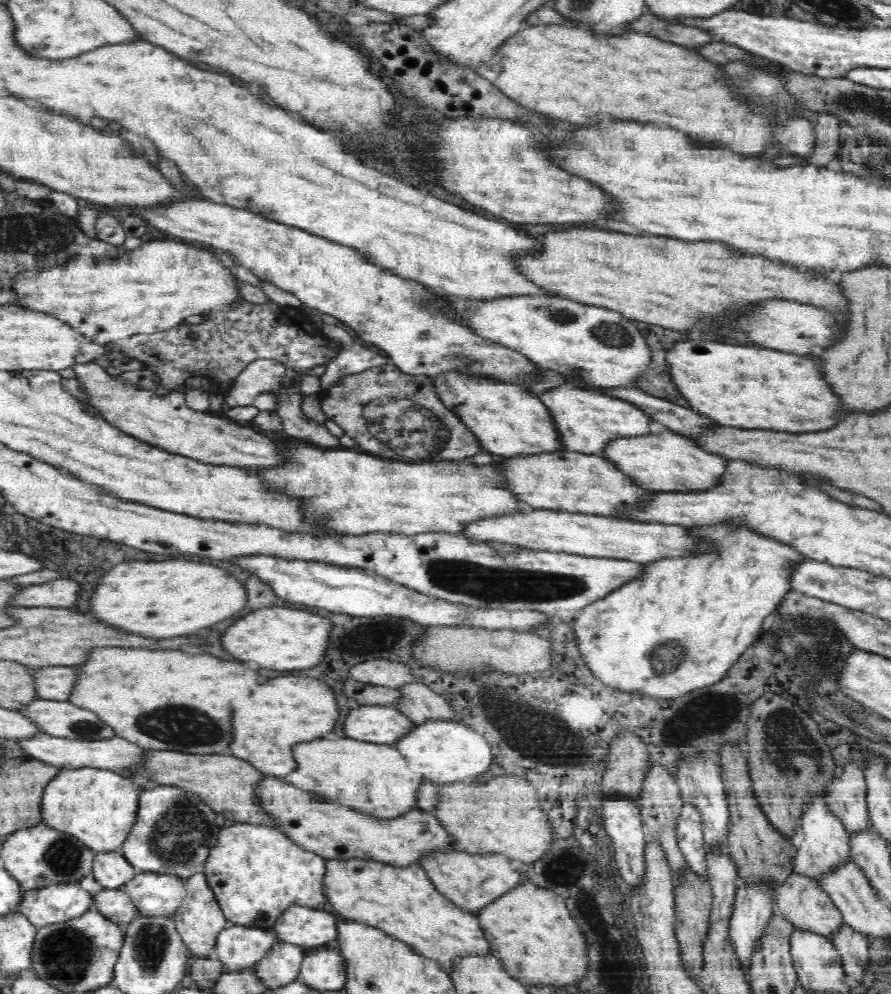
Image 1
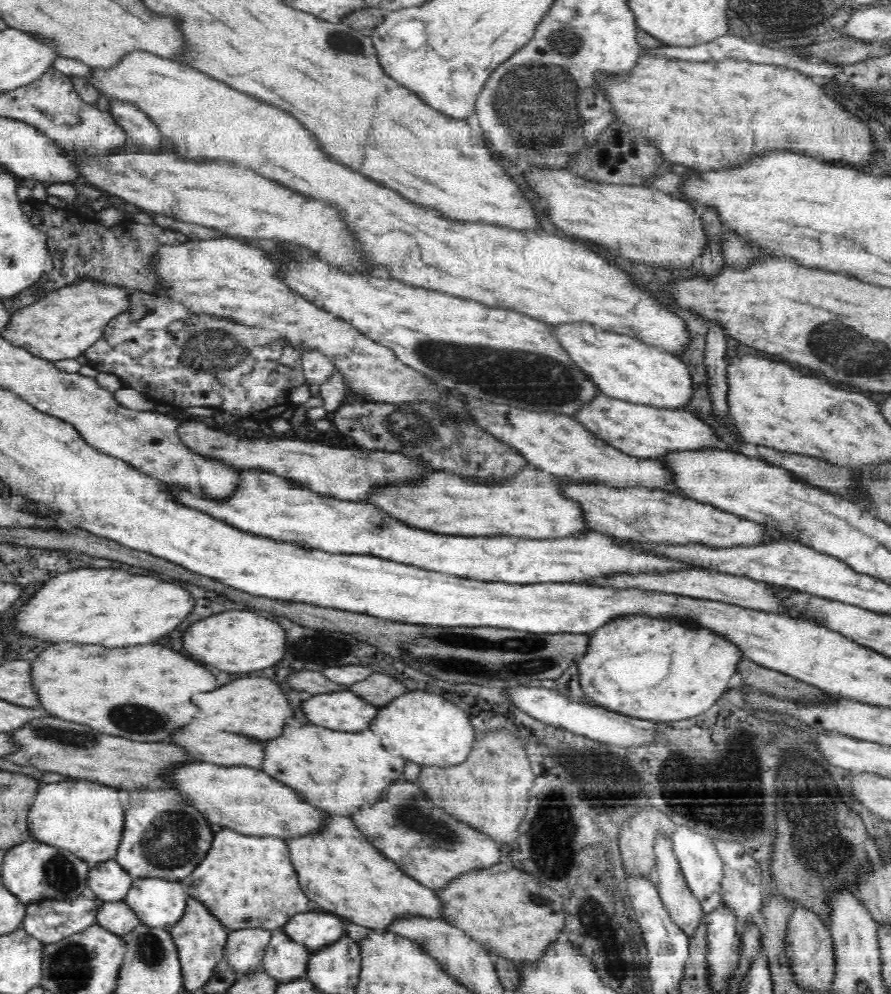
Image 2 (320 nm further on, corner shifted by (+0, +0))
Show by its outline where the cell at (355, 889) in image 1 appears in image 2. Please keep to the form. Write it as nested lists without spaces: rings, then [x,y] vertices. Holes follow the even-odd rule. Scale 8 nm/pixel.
[[[335,816],[332,825],[325,832],[318,833],[317,836],[286,841],[289,843],[290,855],[304,894],[312,902],[316,902],[322,910],[344,919],[345,923],[355,923],[374,931],[384,932],[390,931],[397,922],[416,921],[418,918],[422,921],[447,921],[448,914],[445,914],[445,902],[442,902],[441,895],[416,882],[409,874],[400,870],[401,866],[398,866],[397,862],[386,858],[354,824],[351,817]]]

